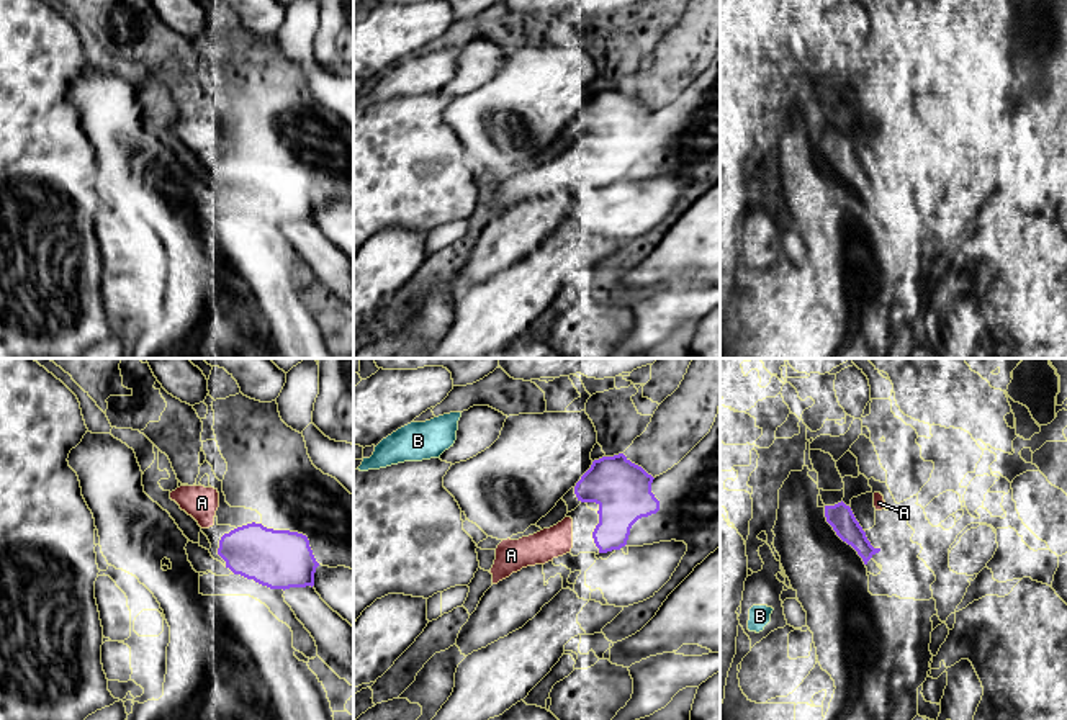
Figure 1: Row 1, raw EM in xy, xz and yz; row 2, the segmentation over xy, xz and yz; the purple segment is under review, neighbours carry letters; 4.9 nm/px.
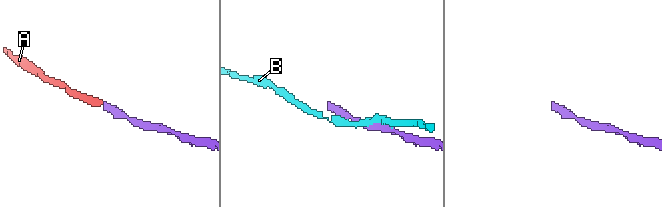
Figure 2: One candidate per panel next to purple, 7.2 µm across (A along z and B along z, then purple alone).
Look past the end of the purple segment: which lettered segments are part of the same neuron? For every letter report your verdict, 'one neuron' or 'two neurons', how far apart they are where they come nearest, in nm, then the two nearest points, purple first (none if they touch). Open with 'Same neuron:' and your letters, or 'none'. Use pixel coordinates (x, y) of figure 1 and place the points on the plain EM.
Same neuron: A
A: one neuron; 70 nm apart; from purple across xy (223, 169), (213, 157)
B: two neurons; 480 nm apart; from purple across yz (840, 170), (771, 241)

